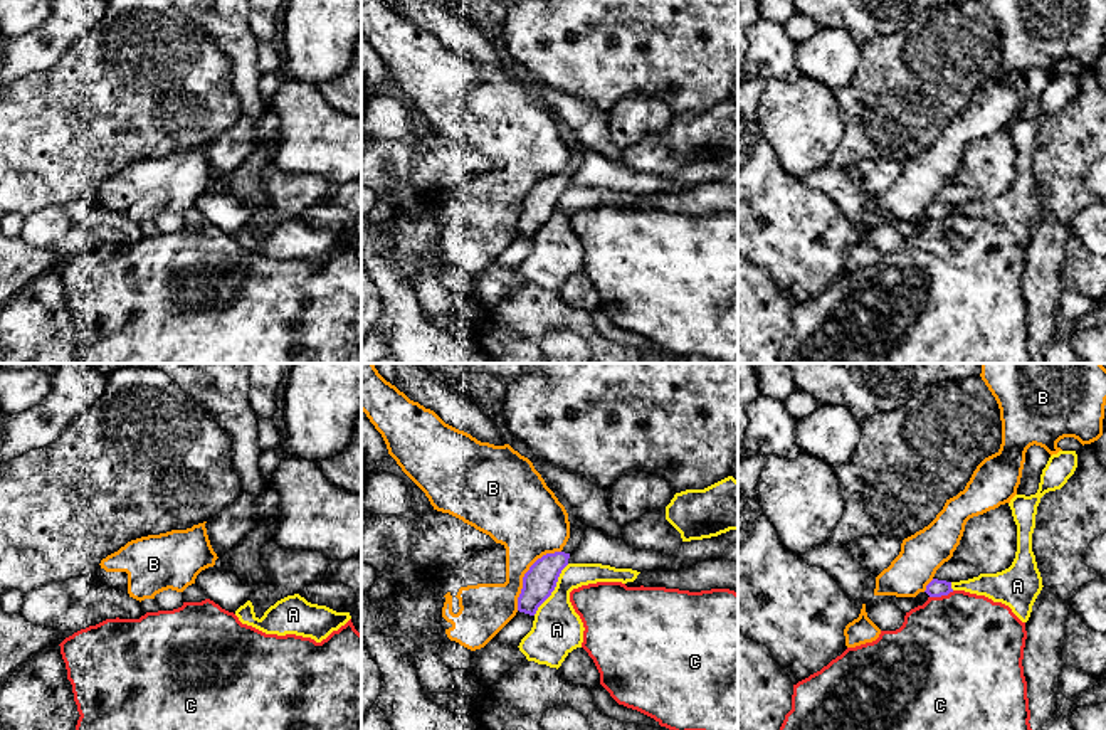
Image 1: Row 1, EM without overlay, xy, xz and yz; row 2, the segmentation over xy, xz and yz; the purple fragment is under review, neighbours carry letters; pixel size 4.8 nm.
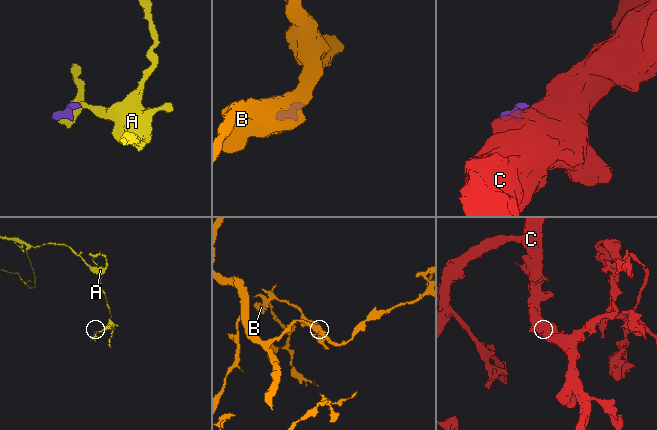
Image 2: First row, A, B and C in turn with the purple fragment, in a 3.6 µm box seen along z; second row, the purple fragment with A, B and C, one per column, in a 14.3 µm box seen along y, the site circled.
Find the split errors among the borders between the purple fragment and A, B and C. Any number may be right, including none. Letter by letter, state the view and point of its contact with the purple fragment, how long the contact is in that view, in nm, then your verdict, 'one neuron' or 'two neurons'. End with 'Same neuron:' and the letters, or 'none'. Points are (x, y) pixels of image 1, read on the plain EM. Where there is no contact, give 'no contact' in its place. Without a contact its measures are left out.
A: xz (553, 212) | 300 nm | two neurons
B: xz (525, 197) | 360 nm | two neurons
C: yz (942, 217) | 120 nm | two neurons
Same neuron: none

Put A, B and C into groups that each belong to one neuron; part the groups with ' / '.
A / B / C

